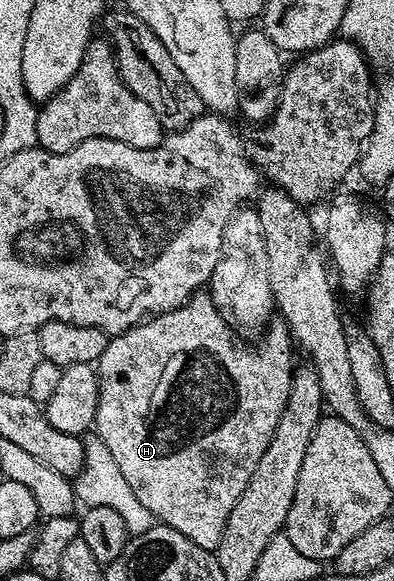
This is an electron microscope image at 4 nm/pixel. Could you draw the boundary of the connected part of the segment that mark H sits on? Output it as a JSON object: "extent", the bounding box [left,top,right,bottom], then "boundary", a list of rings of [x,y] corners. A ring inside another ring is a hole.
{"extent":[93,291,296,551],"boundary":[[[199,291],[180,307],[151,316],[142,324],[133,325],[128,331],[111,336],[104,347],[104,355],[100,355],[96,363],[98,406],[93,424],[96,436],[104,443],[104,447],[108,447],[108,451],[112,451],[112,459],[116,459],[116,467],[120,467],[128,487],[136,491],[136,499],[140,499],[140,503],[148,507],[155,522],[180,531],[180,535],[192,539],[192,543],[211,551],[217,550],[228,515],[232,515],[232,507],[236,507],[236,499],[240,499],[240,491],[248,487],[248,479],[252,479],[252,471],[256,471],[256,463],[260,463],[260,455],[264,455],[276,431],[276,425],[280,423],[280,415],[288,403],[288,391],[292,387],[296,368],[296,360],[294,361],[296,342],[282,319],[271,320],[266,325],[261,334],[263,345],[258,345],[255,349],[238,345],[233,332],[235,333],[235,330],[231,322],[219,312],[209,292]]]}

